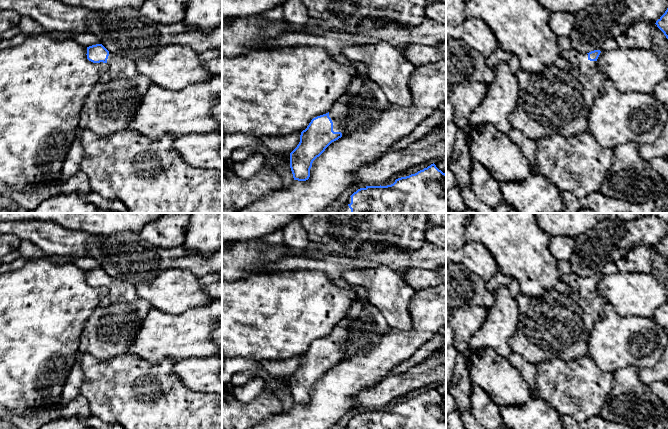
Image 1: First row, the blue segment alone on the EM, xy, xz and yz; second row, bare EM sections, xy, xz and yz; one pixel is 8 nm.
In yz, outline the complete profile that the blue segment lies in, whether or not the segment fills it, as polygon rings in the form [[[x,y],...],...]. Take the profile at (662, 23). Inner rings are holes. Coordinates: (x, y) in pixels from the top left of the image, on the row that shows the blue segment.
[[[668,8],[665,13],[656,21],[655,24],[668,39]]]

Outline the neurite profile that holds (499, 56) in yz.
[[[498,47],[489,57],[486,58],[486,63],[489,68],[496,70],[502,63],[509,63],[512,54]]]

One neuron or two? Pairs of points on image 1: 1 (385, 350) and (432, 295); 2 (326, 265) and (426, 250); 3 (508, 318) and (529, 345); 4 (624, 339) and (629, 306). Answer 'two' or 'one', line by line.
1: one
2: one
3: two
4: two

